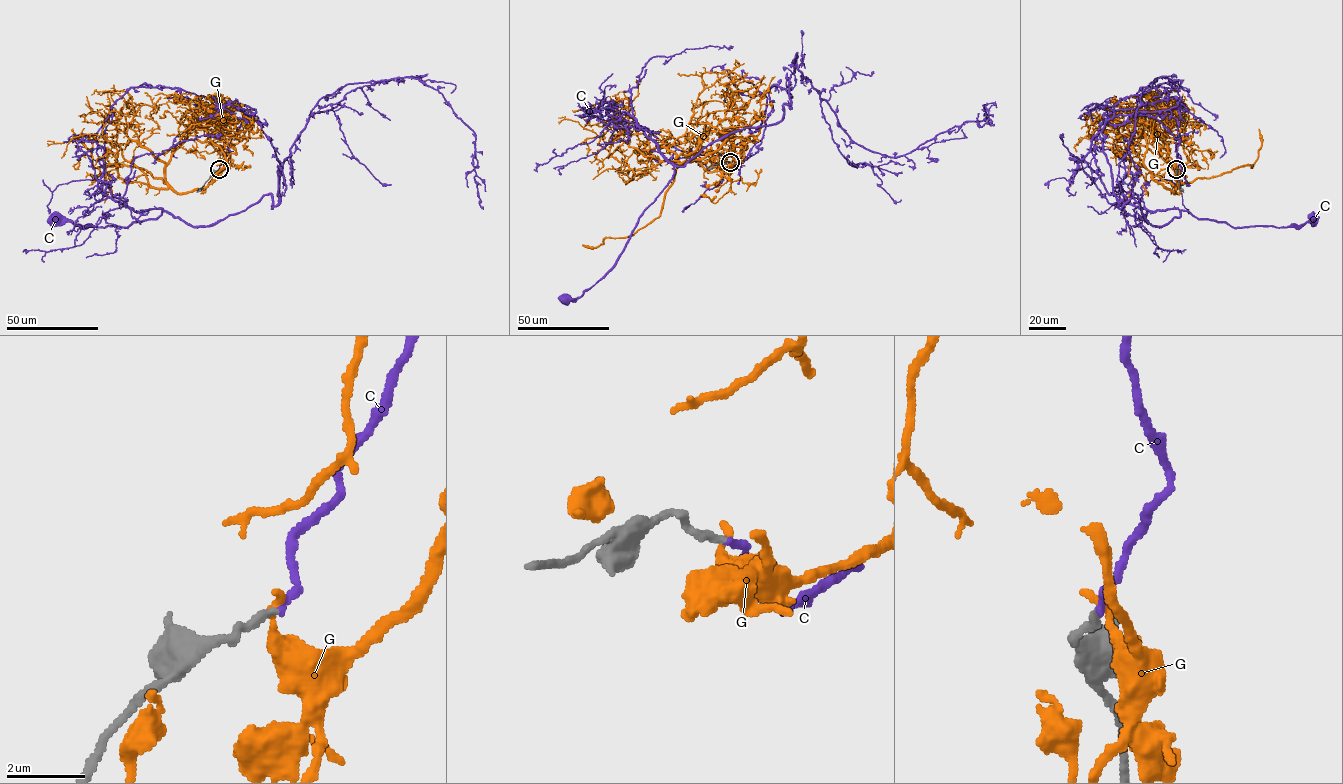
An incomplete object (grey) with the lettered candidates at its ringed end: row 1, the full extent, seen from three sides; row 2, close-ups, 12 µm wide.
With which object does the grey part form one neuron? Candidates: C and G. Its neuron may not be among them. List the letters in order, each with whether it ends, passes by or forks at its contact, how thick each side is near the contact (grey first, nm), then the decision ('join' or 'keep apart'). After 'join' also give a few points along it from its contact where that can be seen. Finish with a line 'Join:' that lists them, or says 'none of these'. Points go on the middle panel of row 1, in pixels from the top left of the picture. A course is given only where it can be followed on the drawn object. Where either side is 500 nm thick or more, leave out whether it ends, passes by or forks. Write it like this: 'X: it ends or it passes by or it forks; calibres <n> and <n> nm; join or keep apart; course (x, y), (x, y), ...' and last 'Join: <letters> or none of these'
C: it ends; calibres 240 and 190 nm; join; course (729, 162), (762, 137), (769, 90), (784, 88), (781, 121), (675, 166), (616, 263), (567, 300)
G: it ends; calibres 220 and 300 nm; keep apart
Join: C

